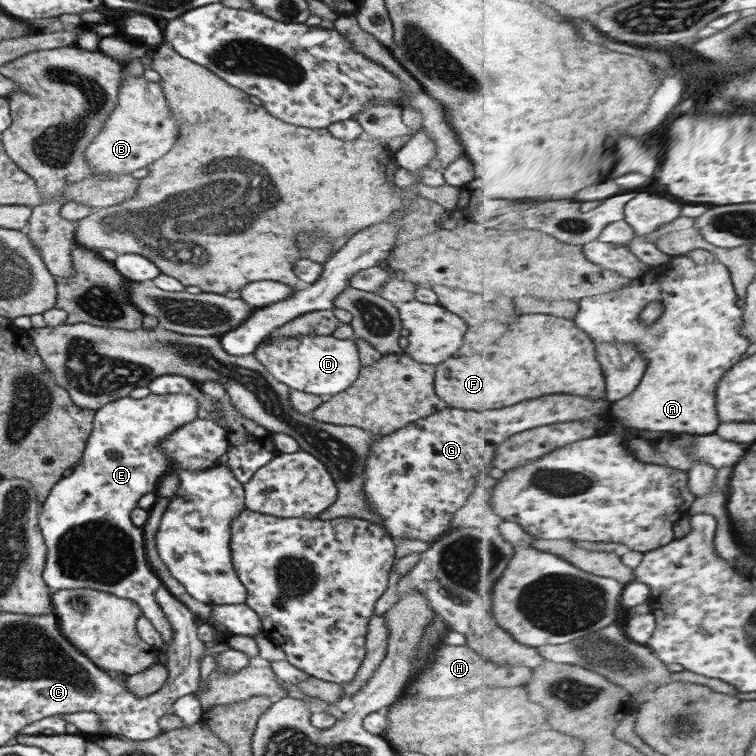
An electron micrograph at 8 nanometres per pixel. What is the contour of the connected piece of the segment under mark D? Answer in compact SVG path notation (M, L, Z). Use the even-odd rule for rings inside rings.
M308 335L300 338L263 340L252 353L275 380L289 389L329 398L346 390L359 374L358 350L353 339L338 340L328 336Z

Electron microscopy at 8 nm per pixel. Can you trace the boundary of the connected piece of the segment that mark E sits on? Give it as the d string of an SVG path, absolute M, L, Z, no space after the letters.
M150 393L146 398L133 399L129 396L124 398L116 399L115 401L109 402L99 409L94 411L93 417L93 428L89 437L87 437L87 442L82 452L81 458L72 466L71 470L68 471L63 477L61 477L49 491L45 501L41 503L38 509L37 515L37 526L39 526L39 533L43 538L43 543L45 543L46 555L45 562L43 563L43 571L41 571L43 582L47 588L51 588L51 592L61 589L74 589L74 588L86 588L91 590L99 590L101 592L108 592L117 596L117 598L126 598L127 600L133 601L138 605L140 610L143 612L143 616L149 620L153 625L153 628L161 634L161 645L158 648L165 648L169 646L169 641L171 641L171 628L165 616L163 616L163 610L157 606L155 602L155 589L159 587L160 580L154 575L153 571L150 569L146 563L144 544L142 538L142 527L133 526L130 520L131 510L138 506L138 500L143 496L143 494L149 494L149 492L154 492L155 488L161 477L169 474L171 470L171 465L167 462L167 455L161 451L159 447L159 442L163 438L167 438L167 434L175 432L179 426L187 424L192 420L197 418L195 413L198 408L197 397L191 397L185 394L165 394L157 395Z

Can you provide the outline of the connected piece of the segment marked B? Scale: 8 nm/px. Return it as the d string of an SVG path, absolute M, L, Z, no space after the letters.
M123 72L115 108L83 152L87 165L91 167L89 174L129 175L133 170L147 168L147 165L162 157L175 144L177 131L179 126L167 108L158 82L148 81L143 76L125 76Z

